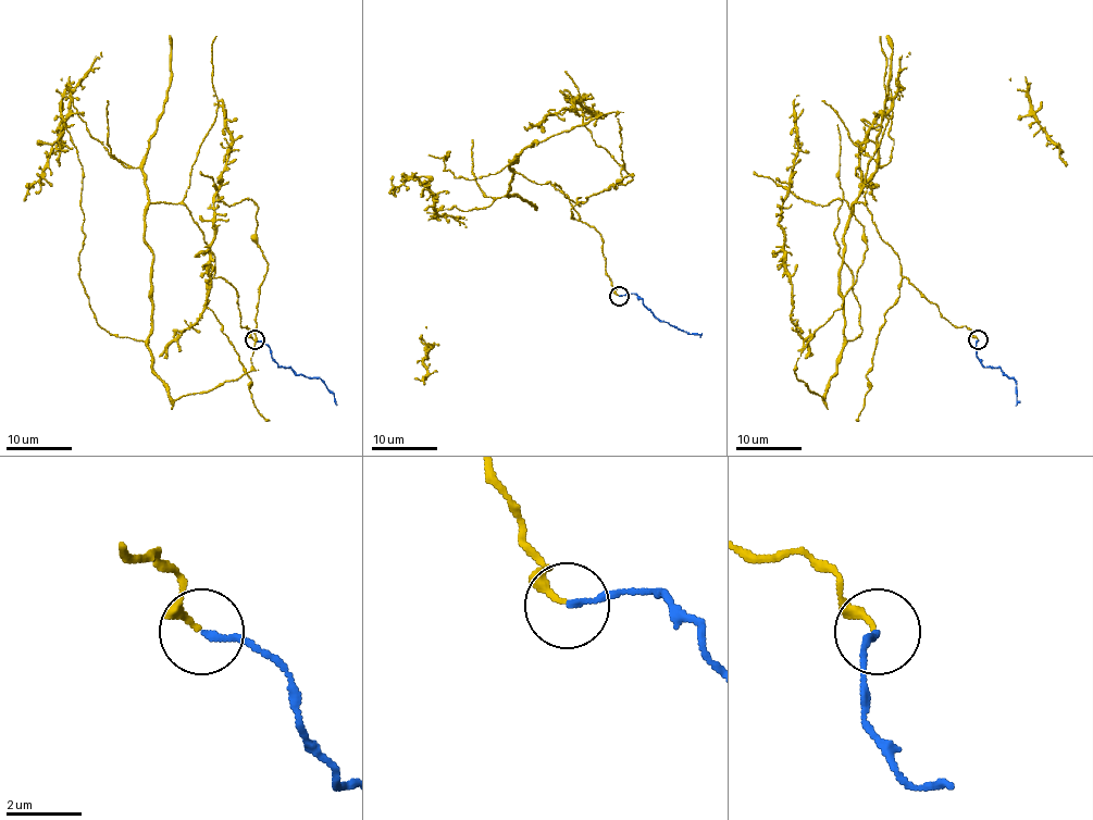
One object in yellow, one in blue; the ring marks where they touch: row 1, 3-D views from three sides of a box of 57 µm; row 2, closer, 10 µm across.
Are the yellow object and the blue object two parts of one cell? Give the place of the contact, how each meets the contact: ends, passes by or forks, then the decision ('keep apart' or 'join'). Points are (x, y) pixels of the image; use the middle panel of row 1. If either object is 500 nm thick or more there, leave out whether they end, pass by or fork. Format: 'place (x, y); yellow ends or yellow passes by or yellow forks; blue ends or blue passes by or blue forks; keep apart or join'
place (619, 296); yellow ends; blue ends; join

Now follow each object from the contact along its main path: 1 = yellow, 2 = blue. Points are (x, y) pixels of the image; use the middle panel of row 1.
1: (618, 295), (601, 235), (567, 196), (509, 166), (615, 112), (624, 184), (579, 97), (524, 126)
2: (620, 296), (634, 293), (662, 321), (685, 333), (702, 333)

